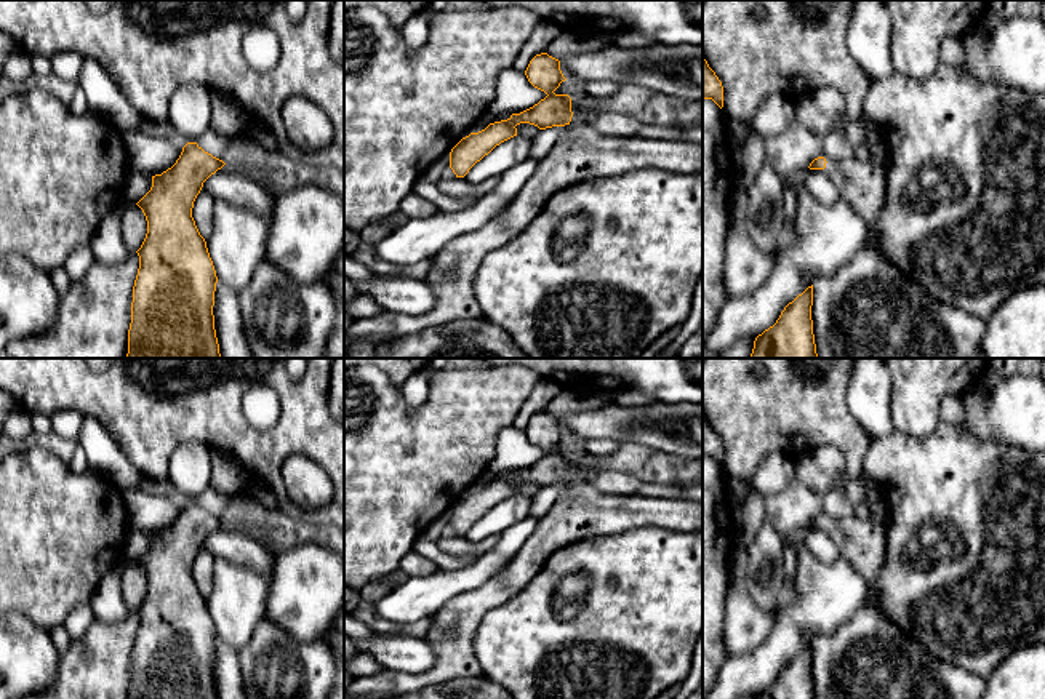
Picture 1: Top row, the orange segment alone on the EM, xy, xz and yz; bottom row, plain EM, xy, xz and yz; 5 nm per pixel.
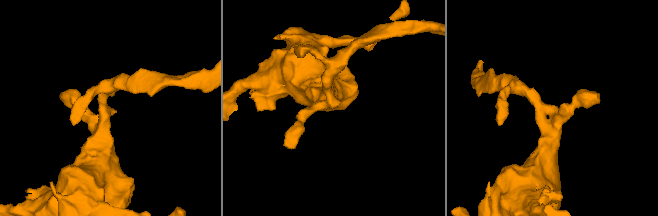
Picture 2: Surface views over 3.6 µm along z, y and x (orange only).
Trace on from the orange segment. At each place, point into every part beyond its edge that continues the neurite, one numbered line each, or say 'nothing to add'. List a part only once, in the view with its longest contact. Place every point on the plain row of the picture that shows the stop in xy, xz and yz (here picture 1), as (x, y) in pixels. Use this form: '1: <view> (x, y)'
1: yz (861, 541)

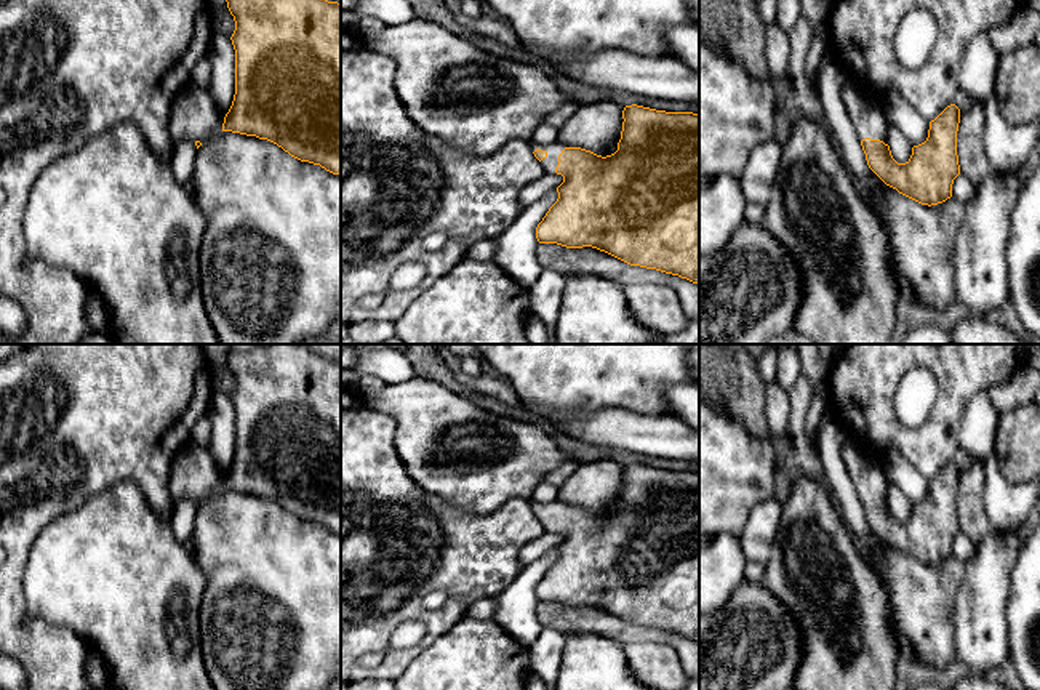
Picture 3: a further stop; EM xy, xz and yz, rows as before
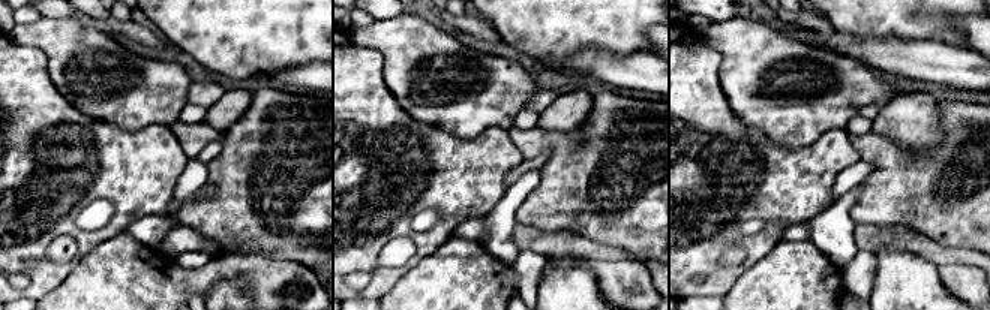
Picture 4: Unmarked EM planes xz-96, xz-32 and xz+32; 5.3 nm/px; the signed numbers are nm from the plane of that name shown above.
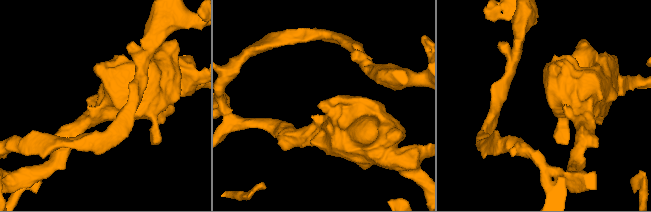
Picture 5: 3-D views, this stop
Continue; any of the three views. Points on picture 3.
1: xz (554, 508)

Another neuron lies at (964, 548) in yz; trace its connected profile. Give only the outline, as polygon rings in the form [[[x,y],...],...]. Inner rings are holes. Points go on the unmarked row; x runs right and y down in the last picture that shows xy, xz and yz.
[[[958,533],[952,543],[952,556],[960,562],[970,562],[978,549],[978,543],[968,538],[965,533]]]

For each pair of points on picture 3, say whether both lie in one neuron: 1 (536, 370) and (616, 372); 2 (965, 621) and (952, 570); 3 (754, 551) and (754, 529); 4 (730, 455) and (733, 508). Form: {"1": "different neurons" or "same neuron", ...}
{"1": "same neuron", "2": "different neurons", "3": "same neuron", "4": "same neuron"}

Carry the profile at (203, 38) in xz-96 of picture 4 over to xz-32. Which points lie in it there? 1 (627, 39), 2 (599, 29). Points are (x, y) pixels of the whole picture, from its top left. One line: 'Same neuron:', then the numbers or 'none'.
Same neuron: 1, 2

